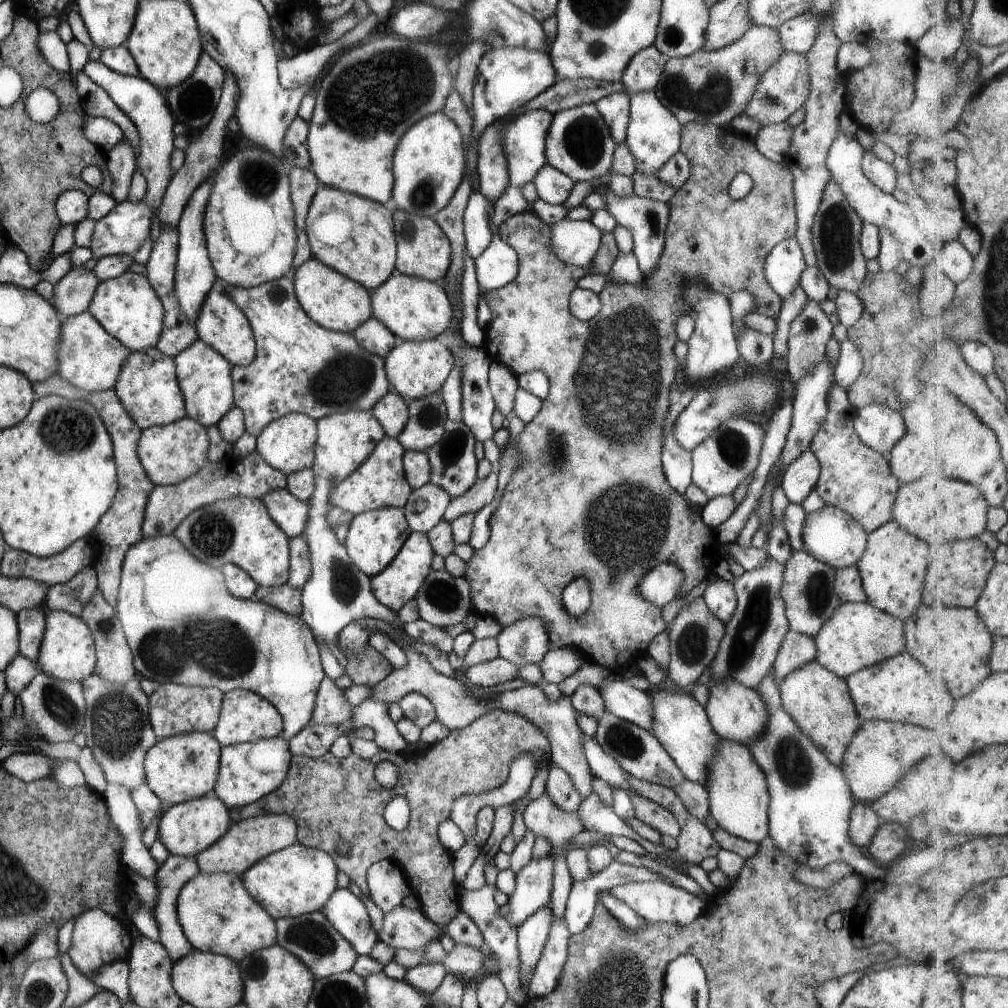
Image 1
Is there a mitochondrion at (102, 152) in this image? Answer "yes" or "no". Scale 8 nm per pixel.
no

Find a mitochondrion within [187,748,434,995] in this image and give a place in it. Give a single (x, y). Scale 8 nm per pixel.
(316, 938)

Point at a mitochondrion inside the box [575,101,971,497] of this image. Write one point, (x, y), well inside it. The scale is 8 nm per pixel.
(836, 228)

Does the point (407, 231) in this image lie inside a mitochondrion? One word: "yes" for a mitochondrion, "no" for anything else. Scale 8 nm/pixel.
yes

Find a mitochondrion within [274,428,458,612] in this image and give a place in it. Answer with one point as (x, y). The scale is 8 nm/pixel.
(345, 583)

